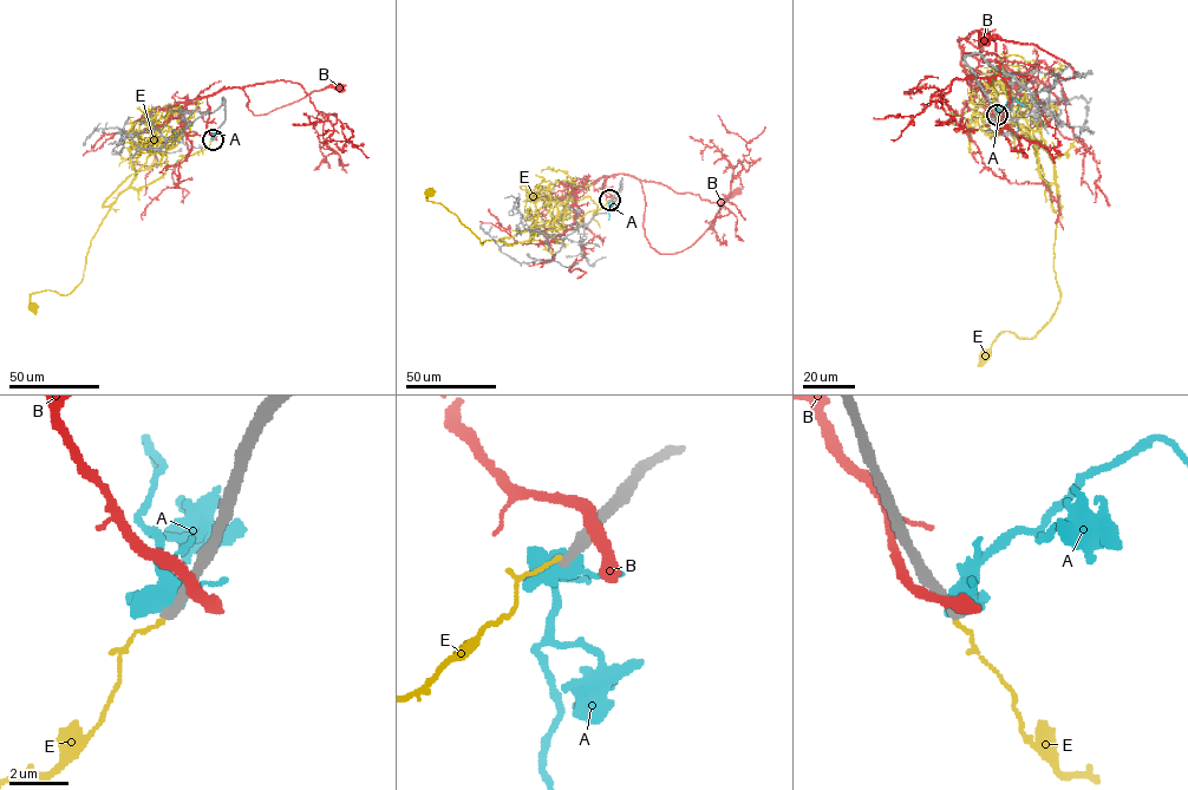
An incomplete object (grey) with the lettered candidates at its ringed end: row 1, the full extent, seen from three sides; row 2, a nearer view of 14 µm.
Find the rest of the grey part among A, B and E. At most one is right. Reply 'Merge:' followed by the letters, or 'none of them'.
Merge: none of them

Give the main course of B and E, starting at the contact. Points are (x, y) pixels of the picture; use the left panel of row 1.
B: (214, 138), (207, 128), (207, 97), (222, 90), (241, 87), (253, 115), (266, 115), (313, 91), (339, 86)
E: (213, 139), (152, 182), (125, 189), (91, 240), (82, 280), (66, 295), (32, 293), (31, 307)

